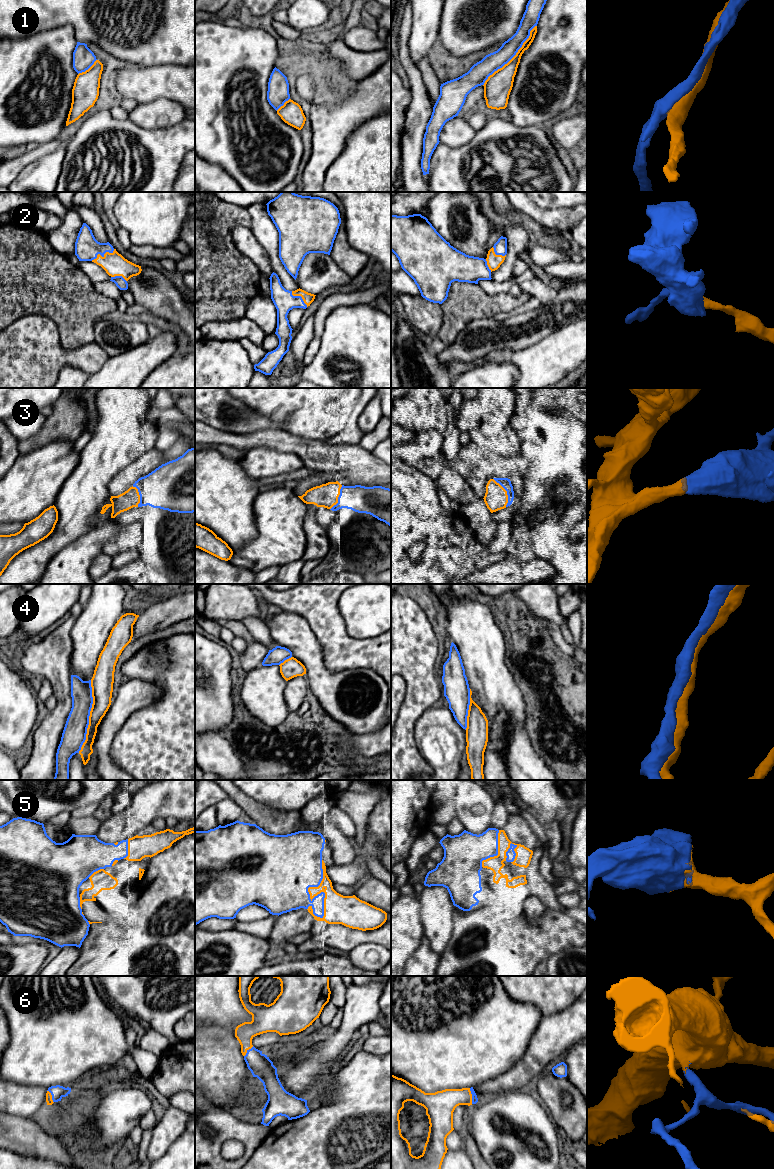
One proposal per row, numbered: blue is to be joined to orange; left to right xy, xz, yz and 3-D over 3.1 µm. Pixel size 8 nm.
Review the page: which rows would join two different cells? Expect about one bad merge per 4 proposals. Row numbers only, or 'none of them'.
none of them

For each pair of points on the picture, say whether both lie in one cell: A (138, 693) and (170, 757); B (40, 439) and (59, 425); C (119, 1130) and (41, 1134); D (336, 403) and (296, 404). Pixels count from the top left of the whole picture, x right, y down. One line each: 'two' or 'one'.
A: two
B: one
C: two
D: one

